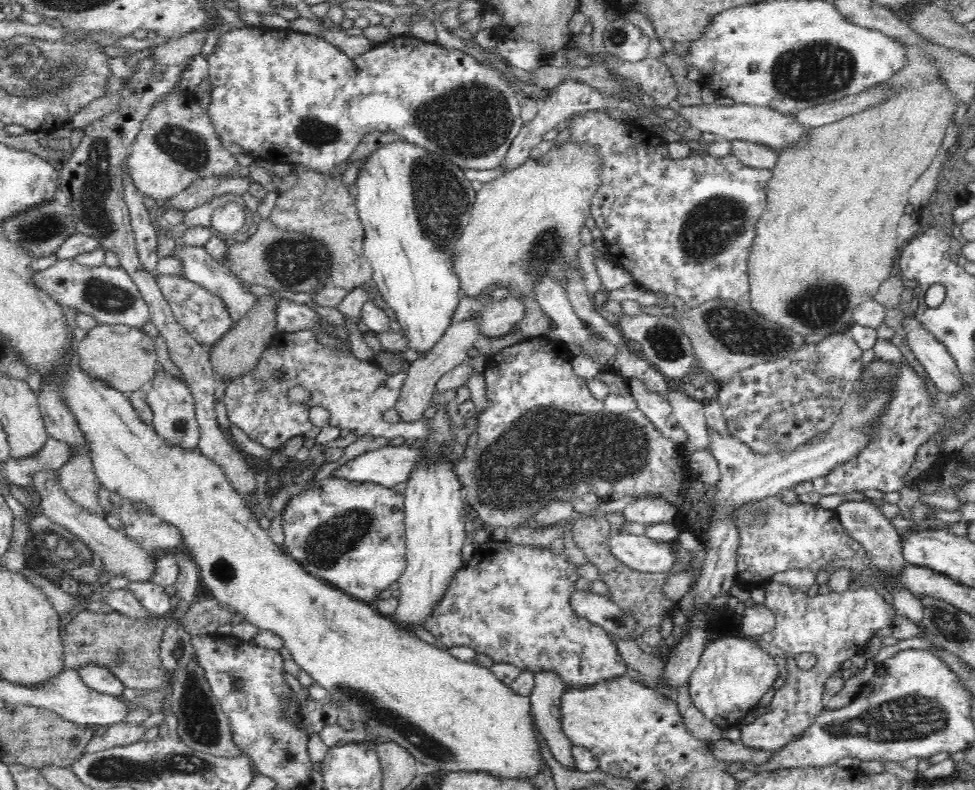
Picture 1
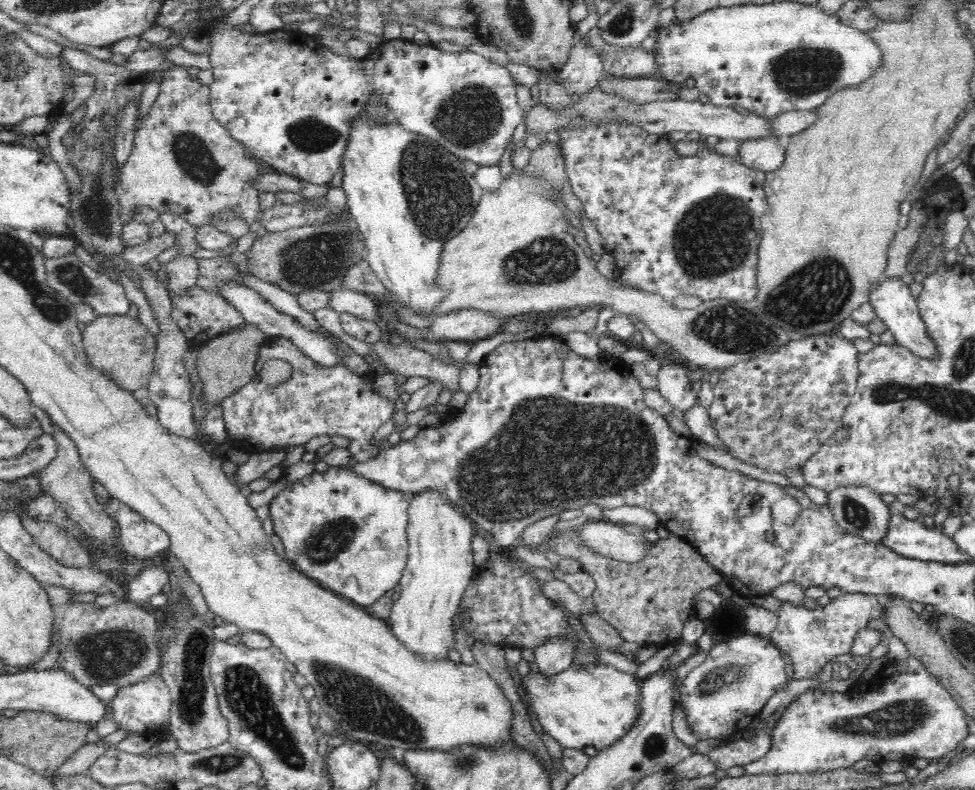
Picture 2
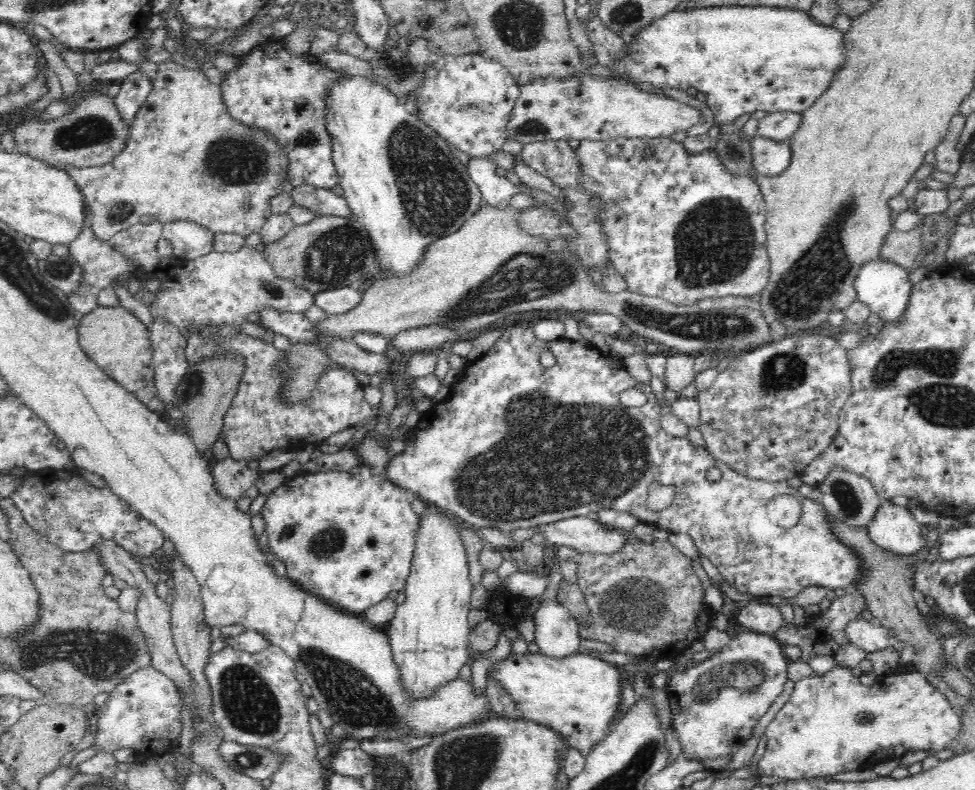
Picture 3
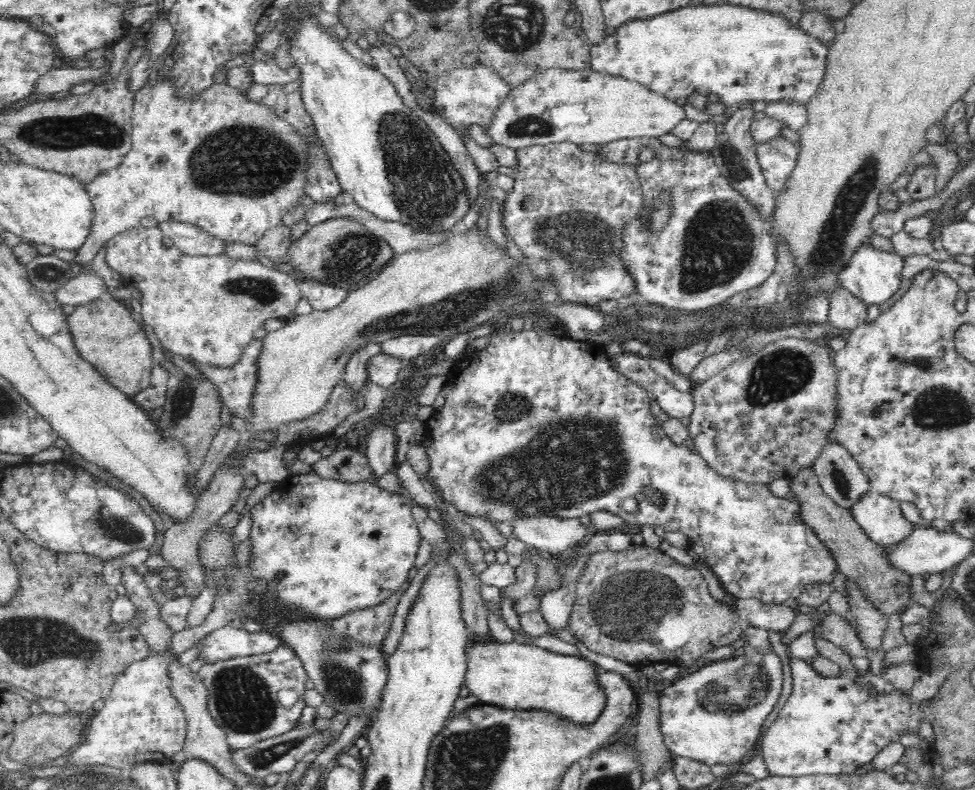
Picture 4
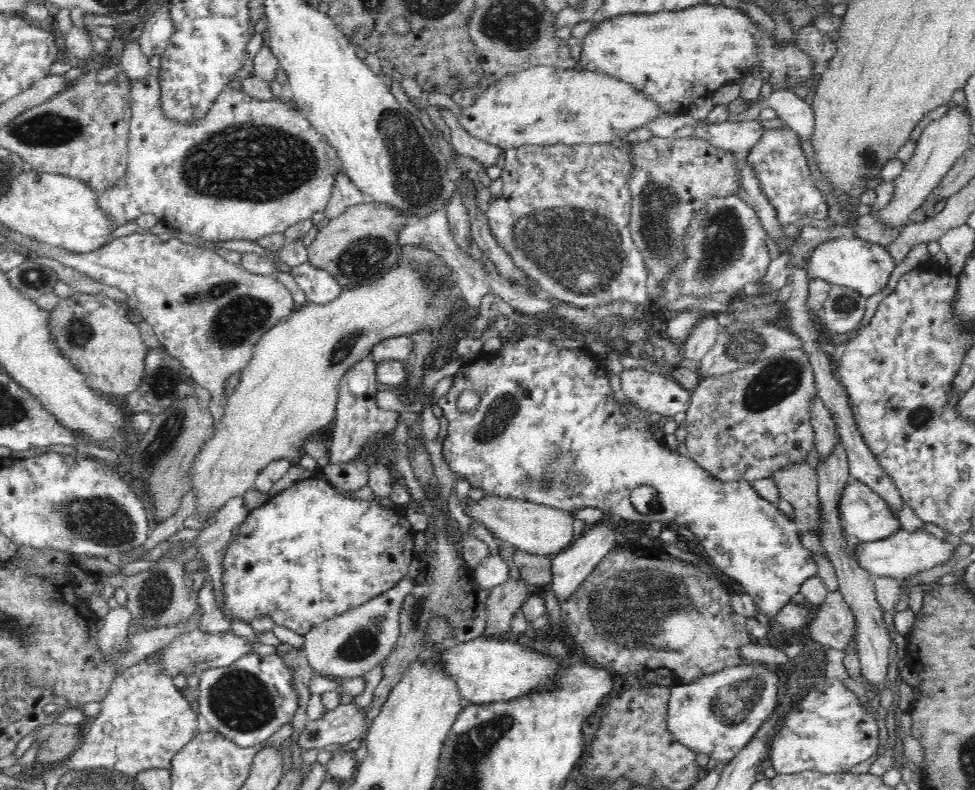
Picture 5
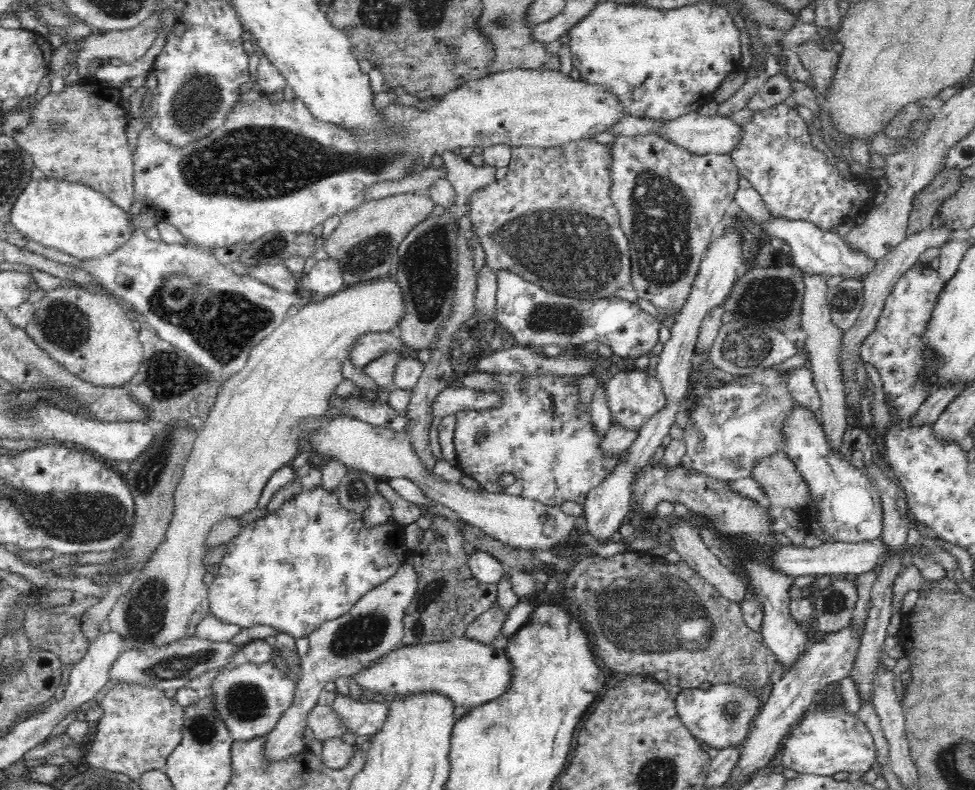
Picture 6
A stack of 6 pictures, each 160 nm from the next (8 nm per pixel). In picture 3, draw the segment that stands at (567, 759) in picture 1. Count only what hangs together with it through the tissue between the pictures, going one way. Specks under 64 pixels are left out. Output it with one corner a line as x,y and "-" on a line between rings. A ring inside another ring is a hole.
558,600
542,602
533,620
536,623
536,652
558,660
580,652
579,622

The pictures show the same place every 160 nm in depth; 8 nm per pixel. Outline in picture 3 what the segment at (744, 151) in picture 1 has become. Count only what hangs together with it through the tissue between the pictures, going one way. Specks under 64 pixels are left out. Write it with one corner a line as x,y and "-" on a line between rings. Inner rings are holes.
764,136
750,139
753,171
776,176
788,168
791,160
790,140
777,141

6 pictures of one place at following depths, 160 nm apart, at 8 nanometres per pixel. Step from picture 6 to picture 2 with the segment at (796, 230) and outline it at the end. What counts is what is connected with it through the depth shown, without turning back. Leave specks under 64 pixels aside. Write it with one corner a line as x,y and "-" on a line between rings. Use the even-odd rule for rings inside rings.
886,278
886,280
882,280
880,284
876,284
876,287
872,288
870,303
874,305
876,316
886,324
888,330
892,332
900,346
909,348
909,351
914,356
923,360
937,360
936,358
939,355
938,345
928,335
928,329
920,316
917,300
912,296
908,285
904,281
900,278

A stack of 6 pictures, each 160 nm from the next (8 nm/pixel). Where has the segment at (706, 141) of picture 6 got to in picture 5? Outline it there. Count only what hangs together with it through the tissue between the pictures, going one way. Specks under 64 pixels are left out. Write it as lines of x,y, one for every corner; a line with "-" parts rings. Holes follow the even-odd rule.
700,120
696,128
696,137
708,140
716,148
725,152
739,152
748,154
748,152
760,142
764,137
765,127
758,120
750,122
721,122
706,127
704,121

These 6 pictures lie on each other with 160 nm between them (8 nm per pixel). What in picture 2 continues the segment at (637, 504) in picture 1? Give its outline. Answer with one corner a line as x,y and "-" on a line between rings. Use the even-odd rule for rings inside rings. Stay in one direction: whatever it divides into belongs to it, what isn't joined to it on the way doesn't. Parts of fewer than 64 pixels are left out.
619,506
618,508
603,509
602,520
616,524
636,524
650,532
661,524
660,515
641,506

